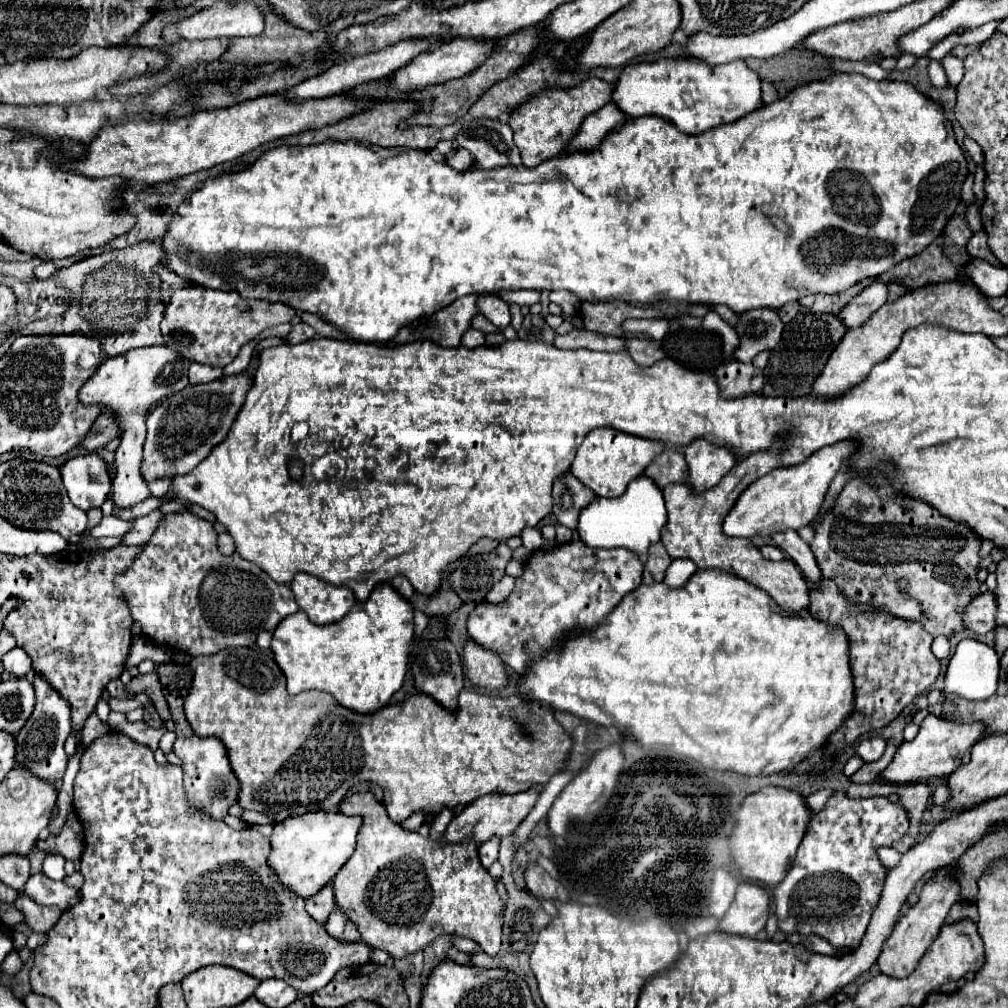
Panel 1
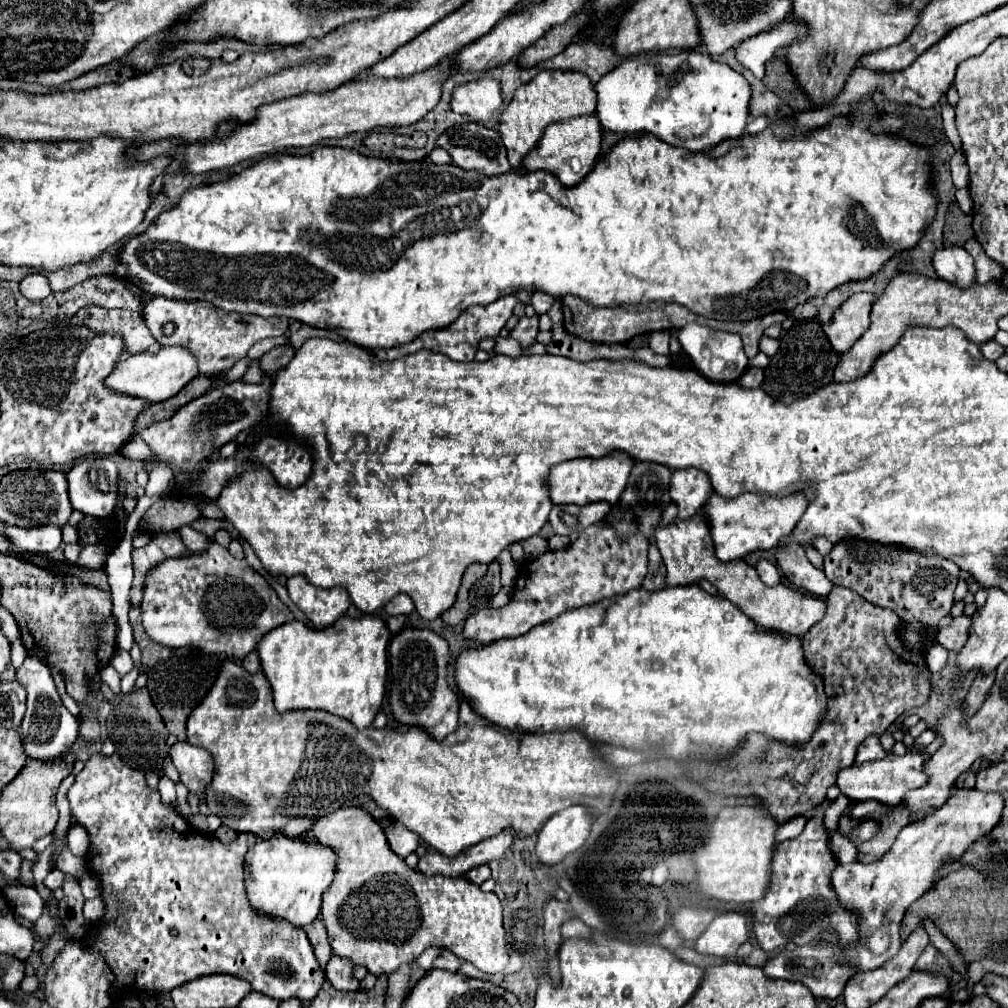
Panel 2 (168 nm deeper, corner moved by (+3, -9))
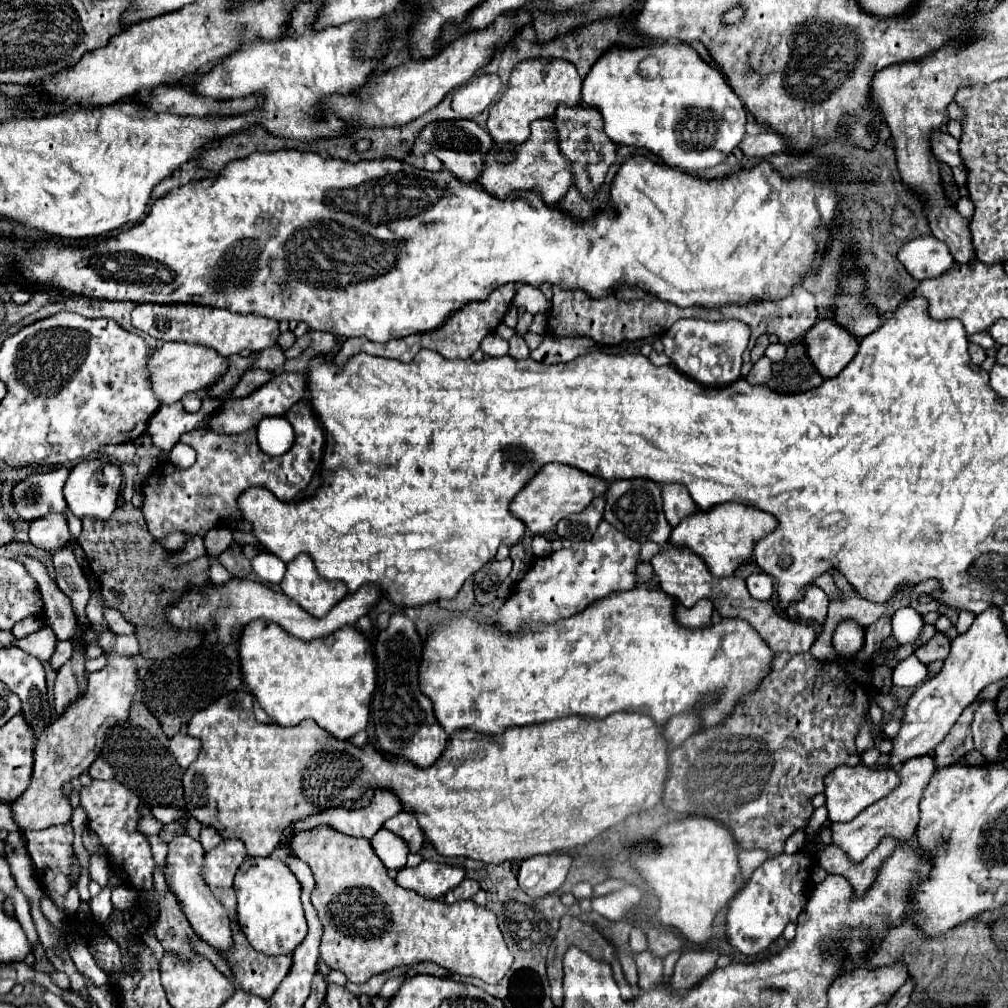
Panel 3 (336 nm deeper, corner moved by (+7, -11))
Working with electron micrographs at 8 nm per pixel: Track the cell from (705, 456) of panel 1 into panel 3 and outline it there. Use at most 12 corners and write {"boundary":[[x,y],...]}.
{"boundary":[[663,484],[663,512],[671,526],[697,512],[687,488]]}

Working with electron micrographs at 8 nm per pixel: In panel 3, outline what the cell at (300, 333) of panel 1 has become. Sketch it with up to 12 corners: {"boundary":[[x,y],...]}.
{"boundary":[[247,370],[233,388],[243,398],[273,378],[271,370]]}

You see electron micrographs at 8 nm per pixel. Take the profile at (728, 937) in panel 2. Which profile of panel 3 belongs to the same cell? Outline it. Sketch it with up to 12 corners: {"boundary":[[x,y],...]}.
{"boundary":[[687,950],[675,964],[673,986],[693,986],[721,954]]}

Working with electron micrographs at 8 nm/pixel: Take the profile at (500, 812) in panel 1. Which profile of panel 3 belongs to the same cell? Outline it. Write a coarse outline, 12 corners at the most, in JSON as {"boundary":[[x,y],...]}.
{"boundary":[[423,860],[403,868],[397,884],[441,898],[465,878],[461,866]]}

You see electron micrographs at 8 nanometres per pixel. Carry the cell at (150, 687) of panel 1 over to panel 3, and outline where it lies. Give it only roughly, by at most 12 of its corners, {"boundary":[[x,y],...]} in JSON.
{"boundary":[[143,702],[103,758],[151,806],[183,806],[183,770]]}

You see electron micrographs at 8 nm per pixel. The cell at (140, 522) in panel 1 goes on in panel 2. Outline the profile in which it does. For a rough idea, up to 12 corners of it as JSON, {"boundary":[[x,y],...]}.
{"boundary":[[191,526],[179,534],[191,552],[205,552],[209,538]]}

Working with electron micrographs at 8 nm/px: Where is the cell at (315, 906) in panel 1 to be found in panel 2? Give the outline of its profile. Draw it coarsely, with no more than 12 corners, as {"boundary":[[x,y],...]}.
{"boundary":[[321,920],[303,930],[311,942],[321,968],[331,956],[327,930]]}

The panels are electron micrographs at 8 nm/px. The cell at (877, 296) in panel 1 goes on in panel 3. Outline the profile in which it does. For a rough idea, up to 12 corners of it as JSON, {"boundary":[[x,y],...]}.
{"boundary":[[831,318],[805,334],[823,378],[837,376],[859,338]]}

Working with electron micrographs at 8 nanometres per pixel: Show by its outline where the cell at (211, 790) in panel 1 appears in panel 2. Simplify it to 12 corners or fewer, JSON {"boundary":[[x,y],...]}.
{"boundary":[[187,740],[171,746],[181,782],[199,794],[213,776],[213,758]]}

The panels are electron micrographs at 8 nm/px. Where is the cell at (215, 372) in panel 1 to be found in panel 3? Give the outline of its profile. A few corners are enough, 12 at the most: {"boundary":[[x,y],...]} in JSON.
{"boundary":[[275,346],[257,352],[253,368],[277,372],[285,362]]}

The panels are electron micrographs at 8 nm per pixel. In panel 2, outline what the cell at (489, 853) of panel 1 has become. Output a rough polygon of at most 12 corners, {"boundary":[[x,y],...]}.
{"boundary":[[479,866],[465,874],[469,882],[481,886],[491,870],[487,866]]}

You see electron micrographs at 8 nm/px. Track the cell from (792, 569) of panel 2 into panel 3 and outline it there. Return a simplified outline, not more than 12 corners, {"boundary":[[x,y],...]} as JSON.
{"boundary":[[807,584],[803,598],[791,604],[801,620],[823,622],[827,594]]}

